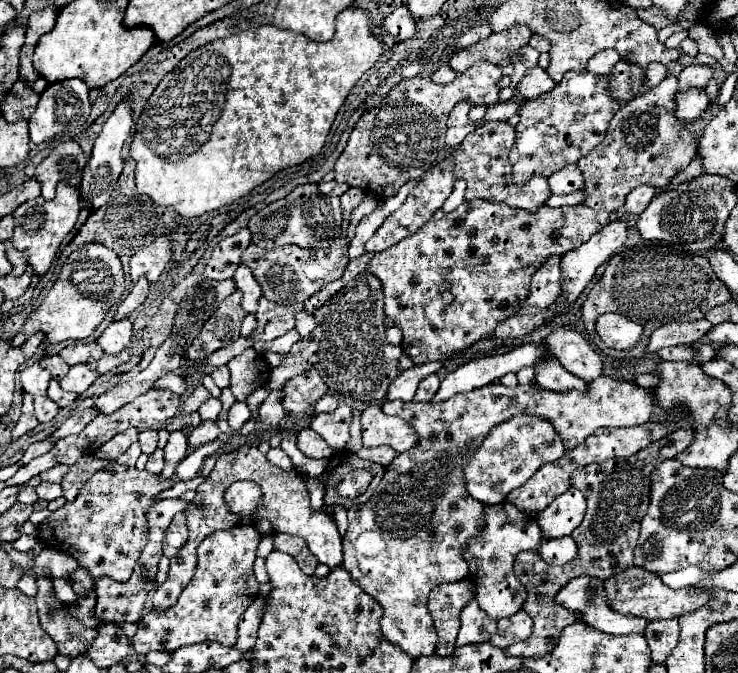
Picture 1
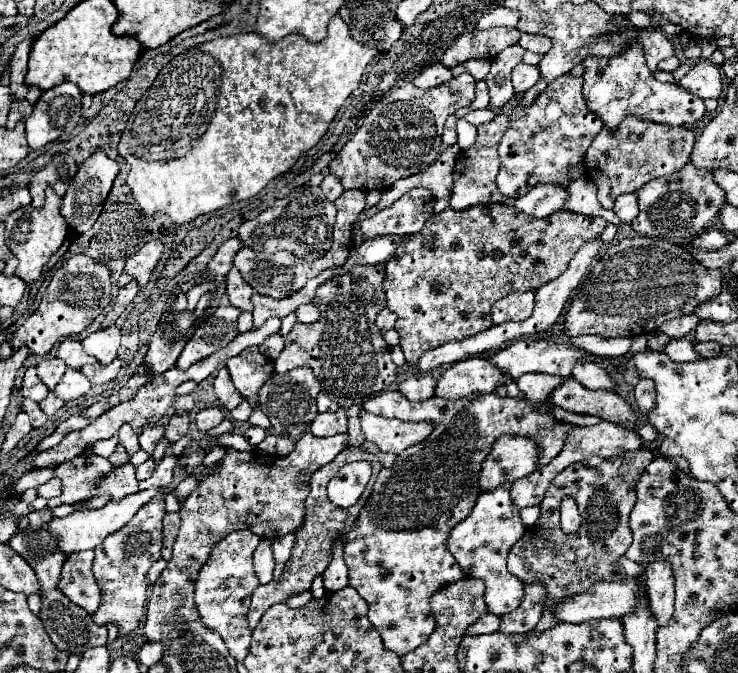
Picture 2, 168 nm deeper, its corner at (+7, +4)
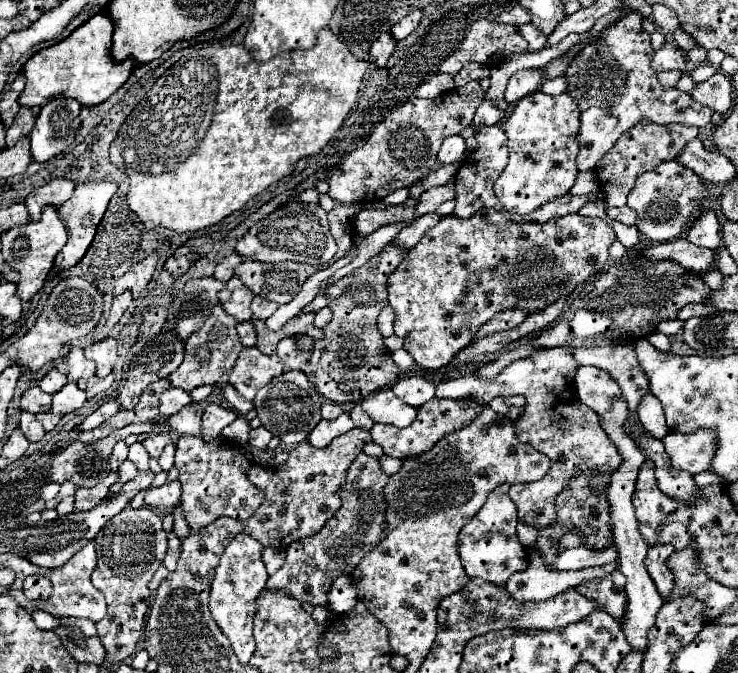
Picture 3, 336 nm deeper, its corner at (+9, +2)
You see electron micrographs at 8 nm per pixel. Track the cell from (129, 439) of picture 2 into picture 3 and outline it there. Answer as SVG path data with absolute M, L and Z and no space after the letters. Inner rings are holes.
M140 441L134 443L134 445L130 445L128 459L130 459L140 471L146 471L146 469L148 469L148 459L150 459L150 455L146 453L146 449L144 449L144 445L142 445Z

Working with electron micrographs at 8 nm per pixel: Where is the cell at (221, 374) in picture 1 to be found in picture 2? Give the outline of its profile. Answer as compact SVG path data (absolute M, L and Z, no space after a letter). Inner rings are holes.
M226 367L218 369L218 375L216 375L216 379L214 379L214 391L216 391L216 397L218 397L220 405L224 405L228 411L236 409L236 407L242 403L242 395L240 395L240 393L236 391L236 387L232 385Z

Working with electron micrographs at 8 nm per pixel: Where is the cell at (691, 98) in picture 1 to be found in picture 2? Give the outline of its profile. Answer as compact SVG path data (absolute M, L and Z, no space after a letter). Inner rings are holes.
M630 41L628 47L610 57L590 55L582 61L584 65L584 99L592 113L596 113L606 131L616 131L626 115L648 119L664 125L692 125L706 113L704 101L676 83L660 83L646 67L640 43Z

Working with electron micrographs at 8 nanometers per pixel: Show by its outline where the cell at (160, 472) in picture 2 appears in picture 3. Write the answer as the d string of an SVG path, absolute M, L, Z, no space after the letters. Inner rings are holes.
M168 481L162 487L152 487L146 491L144 501L148 507L154 509L172 509L180 503L180 483L178 481Z

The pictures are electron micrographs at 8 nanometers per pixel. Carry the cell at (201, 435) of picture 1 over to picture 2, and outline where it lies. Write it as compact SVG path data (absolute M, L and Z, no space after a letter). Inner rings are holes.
M214 405L204 407L204 409L200 409L198 415L196 415L196 427L198 427L200 431L210 431L212 427L220 425L224 417L226 417L226 415L224 415L224 411L222 411L220 407L214 407Z

